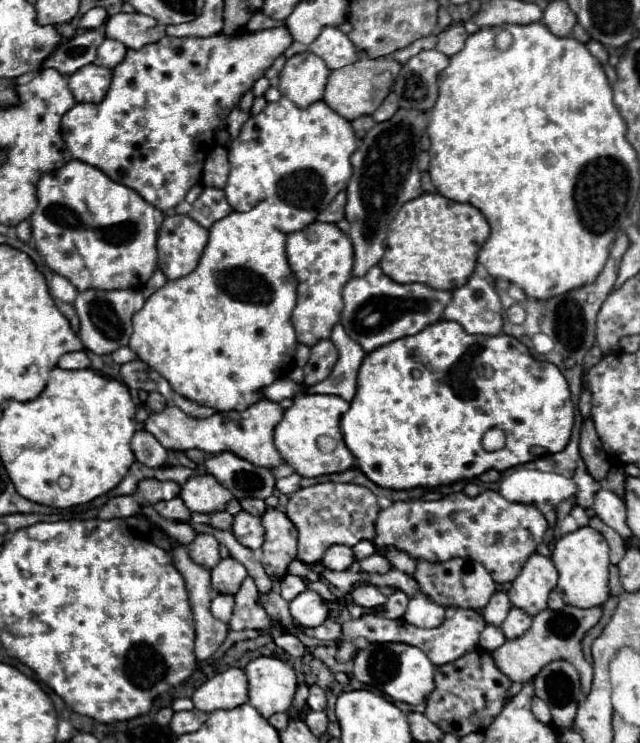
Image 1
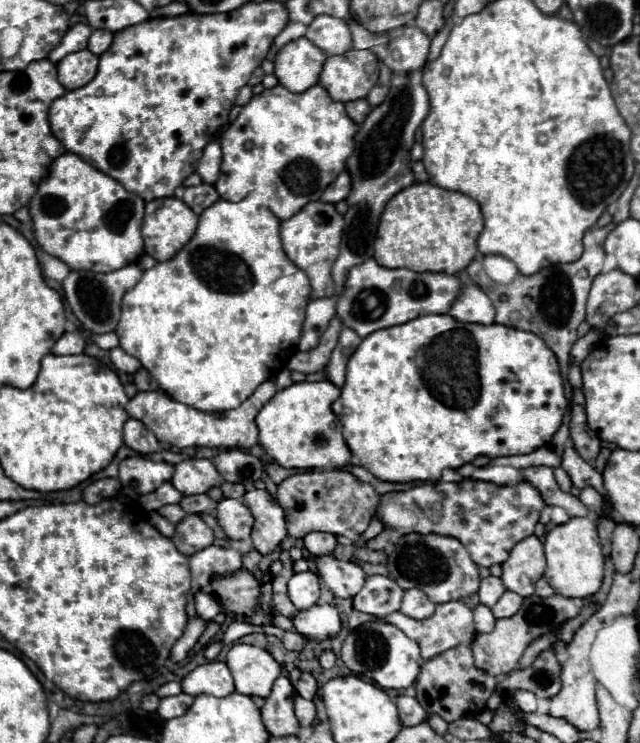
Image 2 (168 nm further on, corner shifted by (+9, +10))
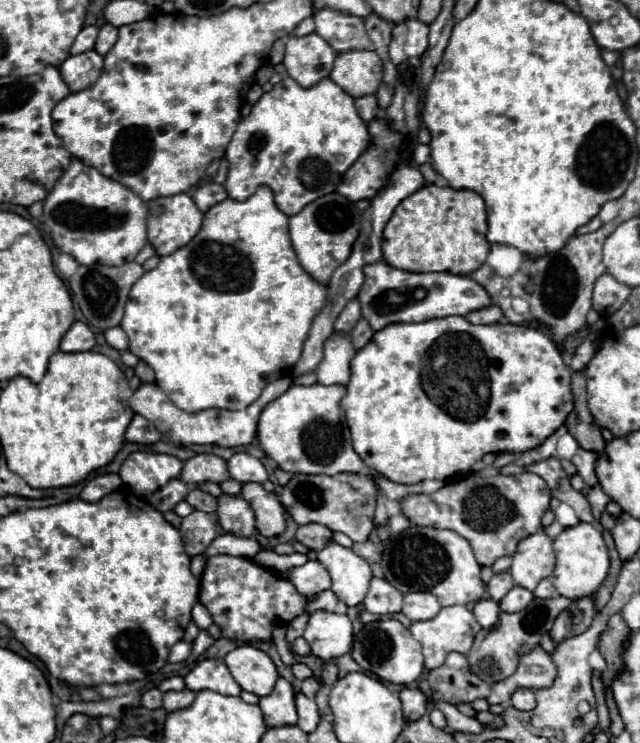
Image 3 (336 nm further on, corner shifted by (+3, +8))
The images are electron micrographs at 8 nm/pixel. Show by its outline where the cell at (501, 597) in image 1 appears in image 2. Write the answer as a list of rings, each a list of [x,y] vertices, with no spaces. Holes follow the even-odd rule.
[[[488,576],[488,578],[484,578],[484,580],[480,582],[480,590],[478,590],[480,604],[492,608],[504,592],[506,592],[506,588],[504,588],[502,580],[500,580],[500,578],[494,578],[494,576]]]

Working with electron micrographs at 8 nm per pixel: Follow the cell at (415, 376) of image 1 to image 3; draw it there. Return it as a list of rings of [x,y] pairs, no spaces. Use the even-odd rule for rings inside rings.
[[[446,316],[438,320],[426,320],[418,324],[406,324],[396,322],[390,324],[374,334],[374,338],[356,352],[352,358],[352,376],[346,384],[348,392],[342,398],[342,408],[346,414],[346,422],[352,432],[352,444],[356,454],[362,458],[362,462],[382,476],[386,476],[392,482],[400,484],[416,484],[422,480],[448,480],[456,474],[468,474],[472,464],[478,462],[488,452],[526,452],[534,446],[540,446],[552,432],[556,432],[566,416],[572,410],[572,390],[570,390],[570,374],[572,370],[564,364],[564,358],[556,344],[540,330],[528,328],[528,326],[516,326],[516,324],[490,324],[490,326],[476,326],[470,324],[464,316]]]

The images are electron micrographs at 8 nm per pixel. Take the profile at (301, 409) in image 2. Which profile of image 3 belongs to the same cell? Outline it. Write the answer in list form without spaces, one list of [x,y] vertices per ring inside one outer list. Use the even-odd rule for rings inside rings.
[[[292,384],[280,398],[272,400],[264,406],[260,420],[258,420],[258,442],[260,448],[286,472],[302,472],[302,474],[340,474],[340,472],[356,472],[364,466],[364,462],[358,458],[358,454],[352,448],[350,430],[342,430],[342,410],[340,400],[346,394],[344,386],[298,386]]]

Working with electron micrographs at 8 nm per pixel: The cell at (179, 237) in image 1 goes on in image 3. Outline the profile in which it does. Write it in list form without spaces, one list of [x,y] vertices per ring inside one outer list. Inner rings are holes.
[[[186,192],[154,198],[148,202],[148,210],[148,242],[156,248],[158,256],[186,246],[200,230],[204,218]]]

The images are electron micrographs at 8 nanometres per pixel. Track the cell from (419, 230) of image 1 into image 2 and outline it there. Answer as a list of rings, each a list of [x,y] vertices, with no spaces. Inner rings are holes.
[[[416,182],[386,204],[374,242],[374,260],[386,268],[456,274],[476,256],[476,238],[482,228],[484,220],[476,200],[430,182]]]

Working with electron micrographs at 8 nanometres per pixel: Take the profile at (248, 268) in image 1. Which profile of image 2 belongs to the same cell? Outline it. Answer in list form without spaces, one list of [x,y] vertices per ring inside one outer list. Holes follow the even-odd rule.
[[[252,192],[240,202],[218,200],[216,204],[206,208],[200,214],[200,222],[198,222],[198,228],[196,228],[196,234],[192,236],[192,240],[172,260],[158,262],[154,268],[150,268],[142,274],[140,282],[130,292],[126,292],[122,298],[122,318],[116,328],[116,334],[120,338],[120,348],[124,348],[124,352],[128,352],[130,356],[138,358],[142,362],[142,366],[152,374],[152,378],[160,384],[160,388],[170,398],[180,400],[182,404],[188,404],[202,412],[220,412],[220,410],[230,410],[230,408],[240,406],[262,382],[274,378],[286,366],[288,358],[292,356],[292,352],[296,350],[296,344],[300,340],[300,328],[304,322],[304,310],[308,304],[308,296],[310,296],[308,276],[300,268],[296,268],[282,250],[280,220],[270,212],[266,202],[256,192]],[[202,252],[208,254],[206,262],[210,262],[210,260],[214,262],[212,266],[206,264],[206,268],[204,268],[204,264],[200,262]]]

